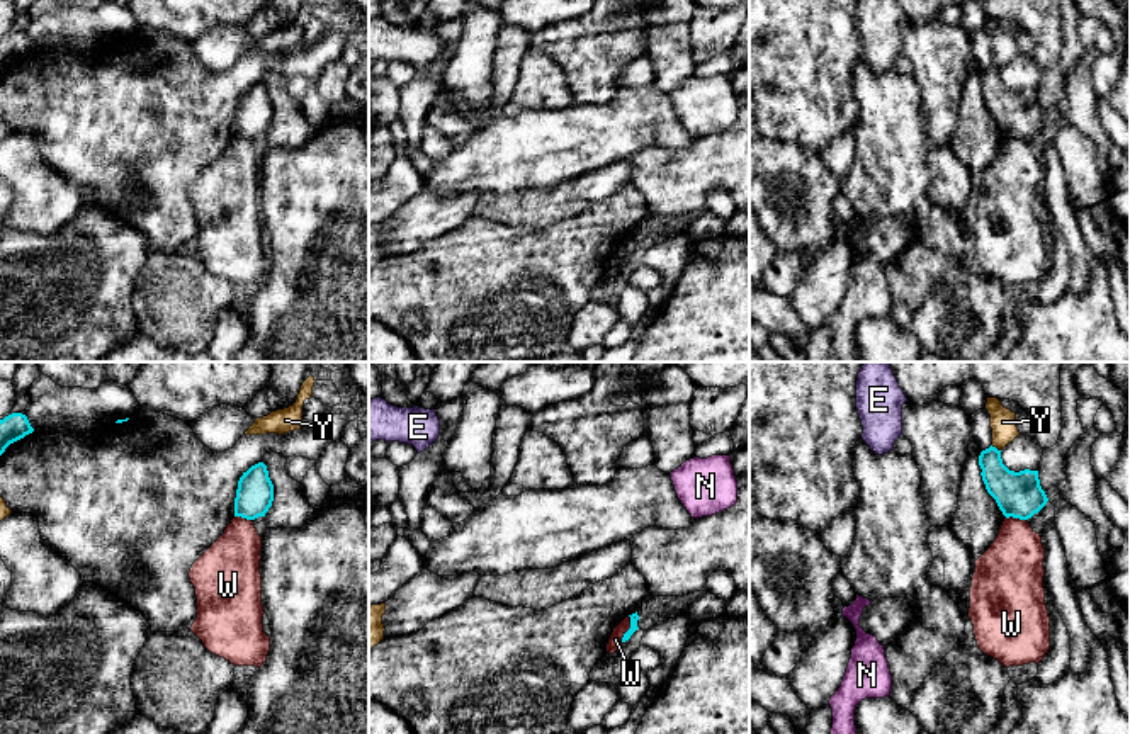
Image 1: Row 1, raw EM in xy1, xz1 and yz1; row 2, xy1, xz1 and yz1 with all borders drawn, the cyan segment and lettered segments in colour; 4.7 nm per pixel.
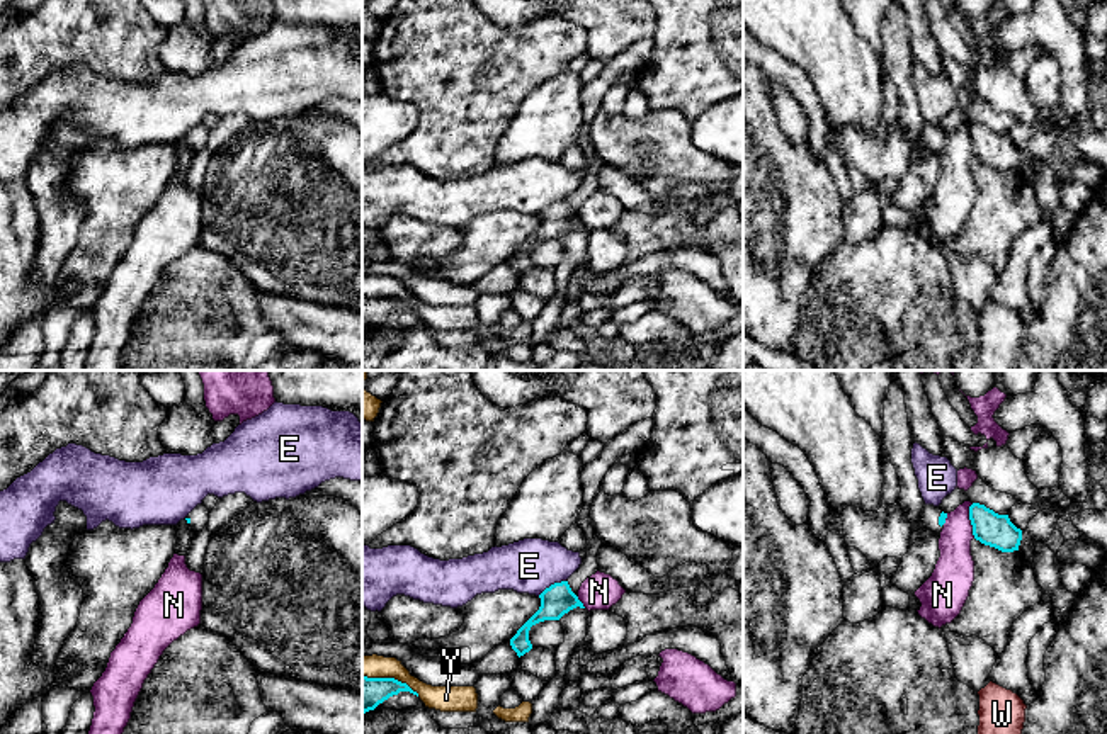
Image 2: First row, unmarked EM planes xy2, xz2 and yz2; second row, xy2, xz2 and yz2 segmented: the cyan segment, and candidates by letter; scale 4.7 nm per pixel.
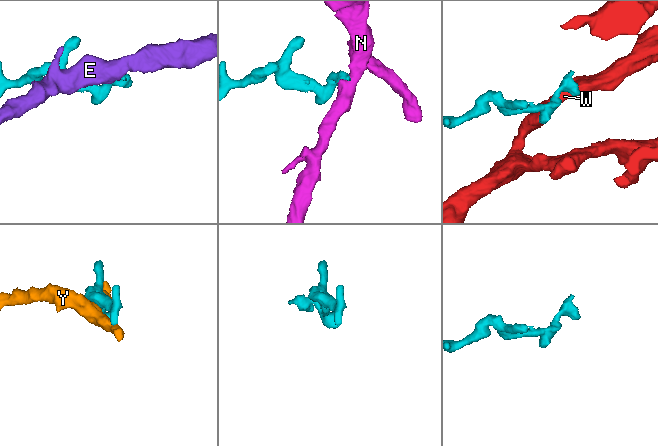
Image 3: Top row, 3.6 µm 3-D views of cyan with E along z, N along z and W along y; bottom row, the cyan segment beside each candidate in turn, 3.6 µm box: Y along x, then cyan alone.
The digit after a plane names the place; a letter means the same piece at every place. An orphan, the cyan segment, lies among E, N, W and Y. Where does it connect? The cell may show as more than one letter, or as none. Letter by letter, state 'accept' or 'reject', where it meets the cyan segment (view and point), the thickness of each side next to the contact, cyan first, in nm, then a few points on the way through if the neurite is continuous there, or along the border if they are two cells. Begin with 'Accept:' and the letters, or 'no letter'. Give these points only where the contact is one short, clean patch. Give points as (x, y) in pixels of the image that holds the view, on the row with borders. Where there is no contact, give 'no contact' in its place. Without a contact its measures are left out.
Accept: no letter
E: reject; meets cyan in xz2 at (551, 585); 150 nm thick on the cyan side, 260 nm on the other; border along xz2 (565, 580), (551, 583), (538, 595)
N: reject; meets cyan in yz2 at (970, 519); 160 nm thick on the cyan side, 180 nm on the other; border along yz2 (971, 503), (970, 524), (975, 537)
W: reject; meets cyan in xz1 at (629, 629); 50 nm thick on the cyan side, 60 nm on the other; border along xz1 (629, 615), (629, 629), (621, 641)
Y: reject; meets cyan in xz2 at (391, 678); 170 nm thick on the cyan side, 110 nm on the other

